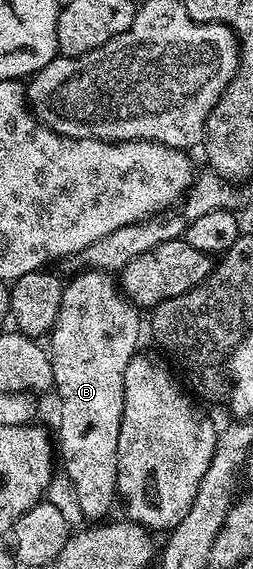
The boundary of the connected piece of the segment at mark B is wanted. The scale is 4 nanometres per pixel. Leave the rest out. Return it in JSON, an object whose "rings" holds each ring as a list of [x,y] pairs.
{"rings":[[[86,270],[76,273],[66,283],[63,302],[59,302],[59,318],[55,318],[53,331],[47,337],[49,361],[53,367],[52,387],[57,388],[57,400],[61,403],[55,442],[59,447],[60,459],[61,456],[65,459],[64,475],[73,486],[73,497],[77,499],[81,515],[88,519],[90,516],[93,522],[104,521],[113,503],[119,500],[117,451],[119,426],[123,422],[123,374],[127,370],[127,362],[138,355],[137,339],[141,332],[143,336],[142,313],[123,295],[118,281],[110,273]]]}

